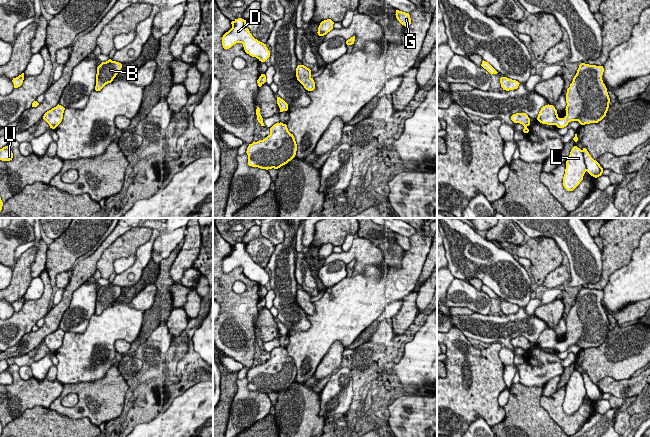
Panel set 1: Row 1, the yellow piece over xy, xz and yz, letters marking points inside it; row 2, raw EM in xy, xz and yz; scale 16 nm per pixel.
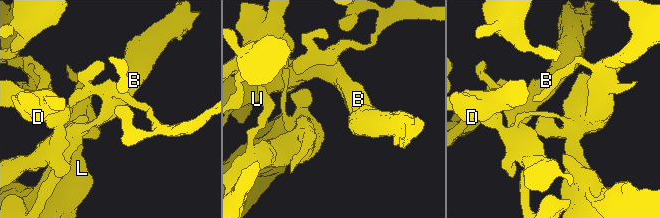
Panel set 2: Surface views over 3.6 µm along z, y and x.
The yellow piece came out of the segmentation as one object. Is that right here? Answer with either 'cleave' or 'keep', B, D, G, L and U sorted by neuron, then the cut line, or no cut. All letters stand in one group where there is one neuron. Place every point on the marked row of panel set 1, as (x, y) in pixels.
cleave; B D G U / L; cut in yz along (549, 105), (552, 116), (558, 118)

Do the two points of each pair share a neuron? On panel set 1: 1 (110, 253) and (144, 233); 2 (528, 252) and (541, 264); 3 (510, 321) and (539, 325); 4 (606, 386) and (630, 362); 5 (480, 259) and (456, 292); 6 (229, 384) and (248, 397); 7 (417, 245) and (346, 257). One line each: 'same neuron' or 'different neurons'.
1: same neuron
2: same neuron
3: same neuron
4: different neurons
5: different neurons
6: different neurons
7: different neurons

